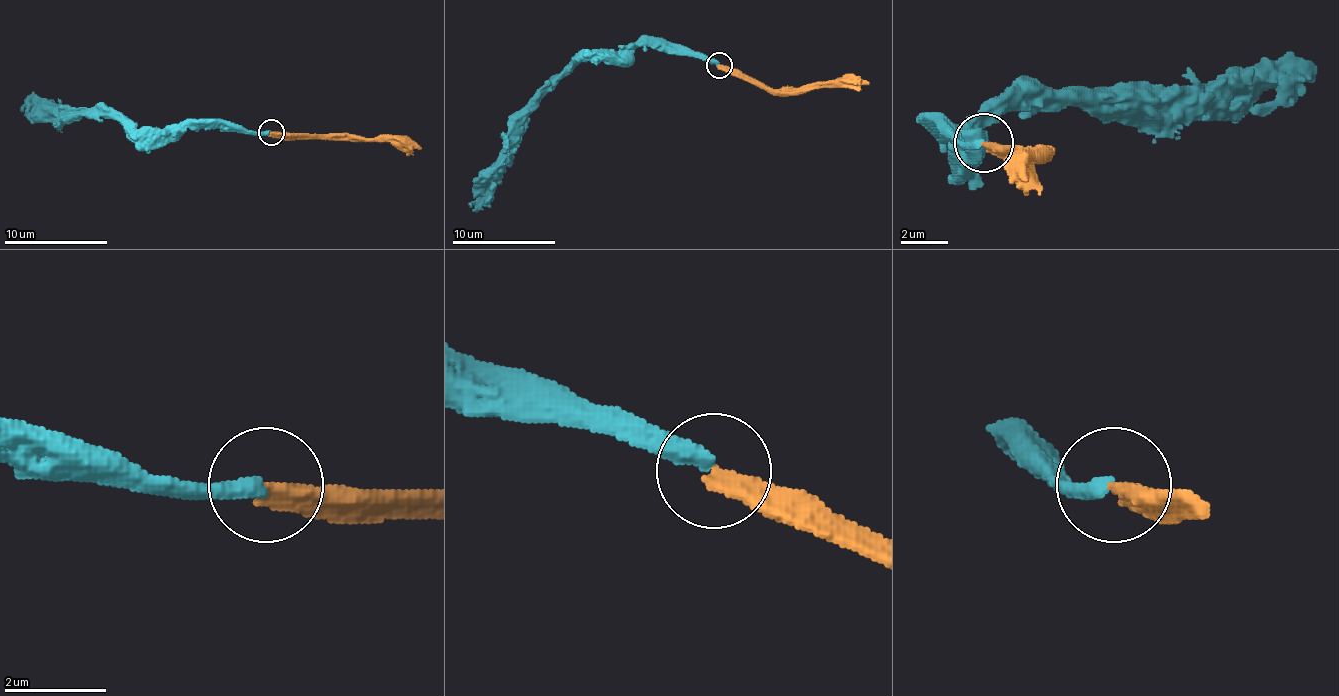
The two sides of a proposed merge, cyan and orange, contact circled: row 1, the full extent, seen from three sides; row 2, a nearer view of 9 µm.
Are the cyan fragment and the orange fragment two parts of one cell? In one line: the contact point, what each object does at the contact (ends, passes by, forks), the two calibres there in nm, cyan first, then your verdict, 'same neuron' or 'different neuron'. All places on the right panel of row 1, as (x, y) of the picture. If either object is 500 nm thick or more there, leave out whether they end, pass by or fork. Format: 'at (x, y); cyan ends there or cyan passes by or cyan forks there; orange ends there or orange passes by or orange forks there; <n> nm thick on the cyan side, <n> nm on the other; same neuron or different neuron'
at (984, 142); cyan ends there; orange ends there; 360 nm thick on the cyan side, 400 nm on the other; different neuron

